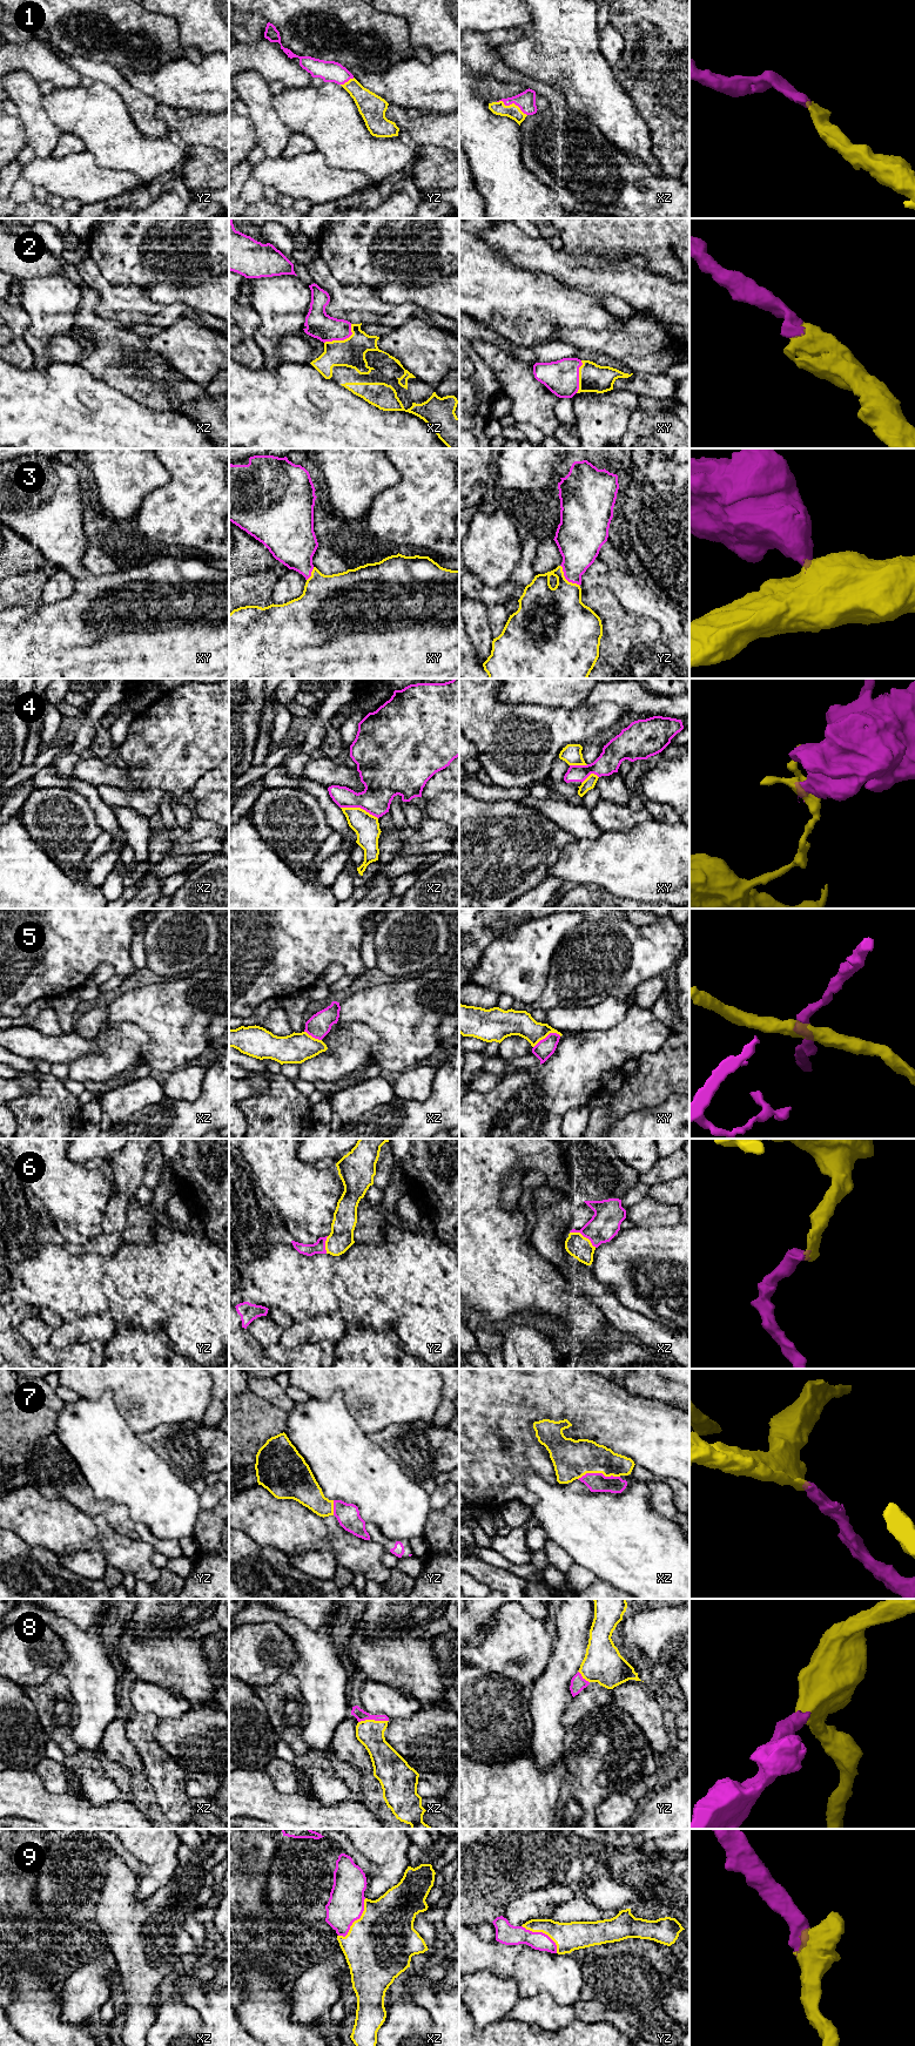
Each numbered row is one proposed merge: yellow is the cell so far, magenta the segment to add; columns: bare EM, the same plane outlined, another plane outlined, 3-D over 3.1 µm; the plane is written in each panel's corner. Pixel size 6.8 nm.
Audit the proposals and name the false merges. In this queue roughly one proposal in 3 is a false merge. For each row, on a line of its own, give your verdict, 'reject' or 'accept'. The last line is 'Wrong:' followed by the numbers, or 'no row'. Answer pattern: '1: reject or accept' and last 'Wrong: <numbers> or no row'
1: accept
2: accept
3: accept
4: reject
5: reject
6: accept
7: accept
8: accept
9: accept
Wrong: 4, 5

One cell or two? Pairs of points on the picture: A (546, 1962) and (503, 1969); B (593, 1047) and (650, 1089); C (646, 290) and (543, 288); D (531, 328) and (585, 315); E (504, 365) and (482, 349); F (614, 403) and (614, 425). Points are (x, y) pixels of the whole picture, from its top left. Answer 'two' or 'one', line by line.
A: one
B: two
C: two
D: one
E: one
F: one

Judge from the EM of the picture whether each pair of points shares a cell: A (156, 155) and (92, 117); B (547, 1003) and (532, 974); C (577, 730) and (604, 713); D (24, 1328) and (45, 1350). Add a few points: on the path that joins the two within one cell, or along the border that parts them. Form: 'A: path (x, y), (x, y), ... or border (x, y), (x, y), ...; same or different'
A: path (140, 155), (127, 150), (108, 132); same
B: border (550, 965), (547, 983), (542, 994), (532, 1004); different
C: path (584, 726), (597, 718); same
D: border (48, 1344), (42, 1344), (34, 1350); different

